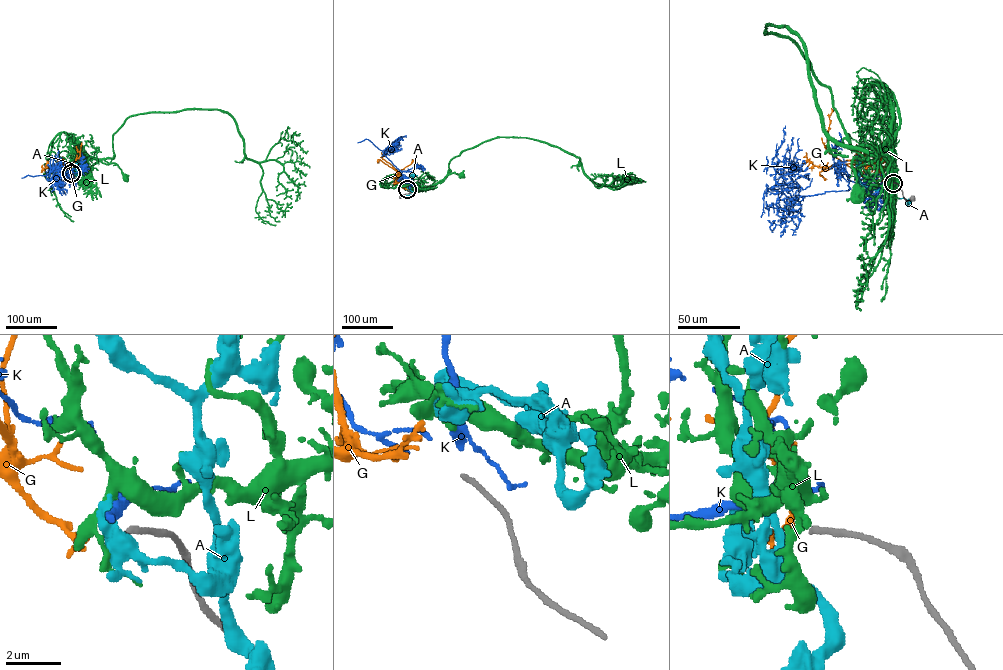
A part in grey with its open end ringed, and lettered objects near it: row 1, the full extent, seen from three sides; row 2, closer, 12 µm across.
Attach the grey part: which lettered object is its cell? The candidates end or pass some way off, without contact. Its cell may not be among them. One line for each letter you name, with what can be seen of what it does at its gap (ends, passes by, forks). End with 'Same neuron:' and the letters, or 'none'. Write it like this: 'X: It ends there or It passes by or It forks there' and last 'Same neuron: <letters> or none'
G: It ends there
Same neuron: G

